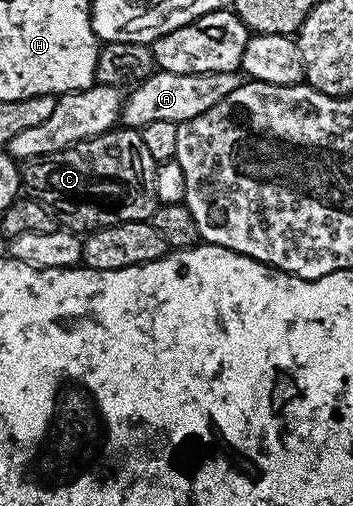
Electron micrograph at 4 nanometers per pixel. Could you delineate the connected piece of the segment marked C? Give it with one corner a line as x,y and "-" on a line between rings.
117,126
111,132
103,132
89,140
78,142
74,146
62,149
61,152
56,152
53,156
39,156
33,160
27,161
22,168
22,184
25,189
28,188
31,195
38,201
39,204
45,204
51,212
56,213
56,219
63,227
69,230
95,230
97,228
105,228
106,226
114,226
122,222
138,222
139,220
151,221
158,207
156,199
156,191
154,190
154,178
156,177
156,165
158,161
150,158
150,154
146,151
146,146
142,142
139,131
134,128
126,128

